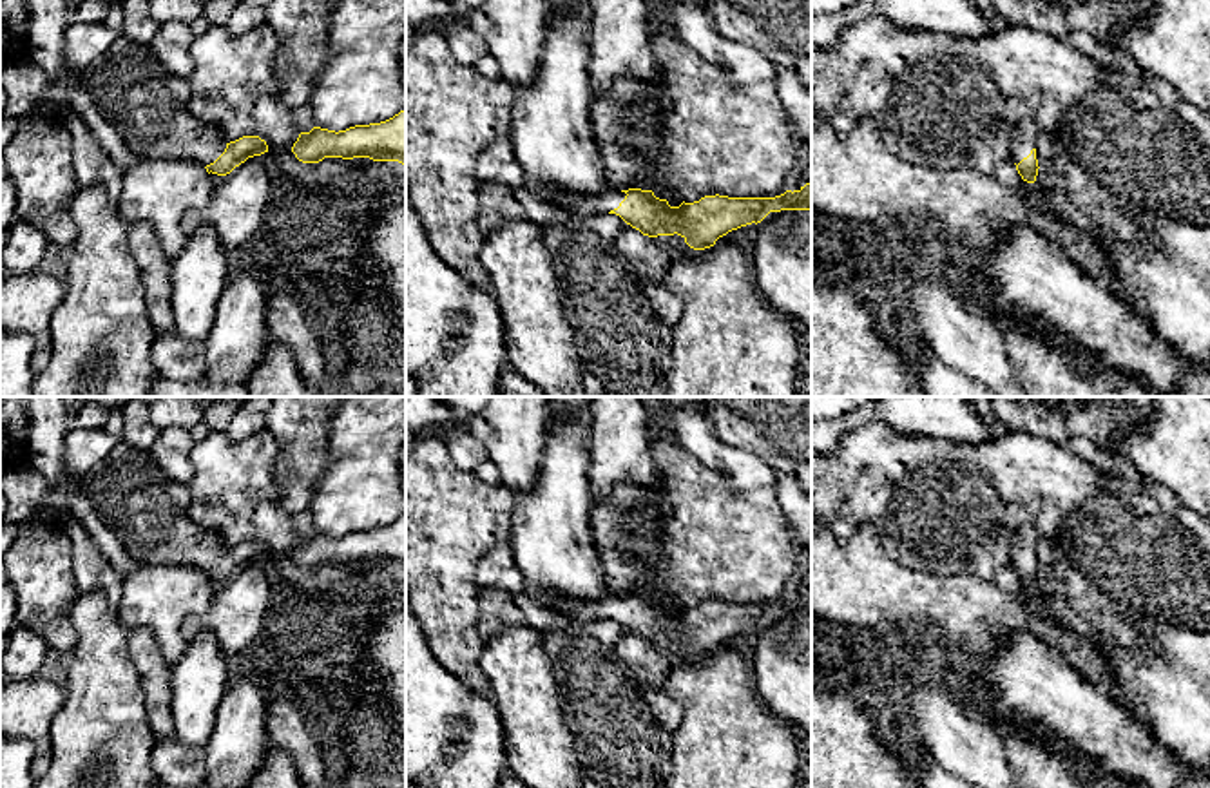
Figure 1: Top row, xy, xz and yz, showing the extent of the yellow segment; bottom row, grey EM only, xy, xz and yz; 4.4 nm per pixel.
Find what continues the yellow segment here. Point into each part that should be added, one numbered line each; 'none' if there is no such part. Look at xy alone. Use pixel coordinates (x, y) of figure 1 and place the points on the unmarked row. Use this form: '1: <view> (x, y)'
1: xy (147, 511)

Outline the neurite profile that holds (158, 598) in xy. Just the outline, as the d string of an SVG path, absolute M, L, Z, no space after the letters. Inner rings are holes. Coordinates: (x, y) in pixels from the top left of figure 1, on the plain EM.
M139 565L123 578L116 618L125 629L139 627L152 634L159 652L172 667L187 649L183 621L201 616L214 589L205 571L190 565Z

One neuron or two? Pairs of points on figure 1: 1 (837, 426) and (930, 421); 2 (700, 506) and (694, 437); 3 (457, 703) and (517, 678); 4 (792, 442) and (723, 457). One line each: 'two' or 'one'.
1: one
2: two
3: two
4: two

